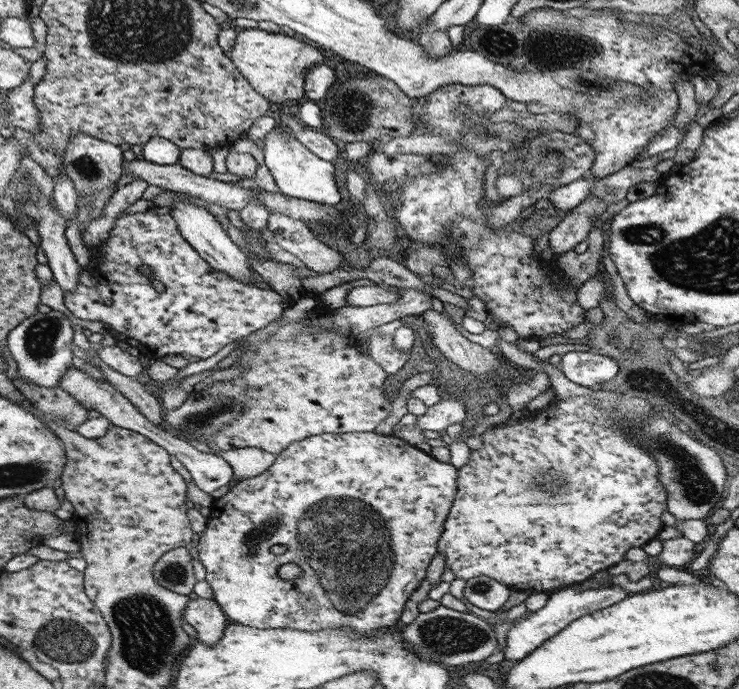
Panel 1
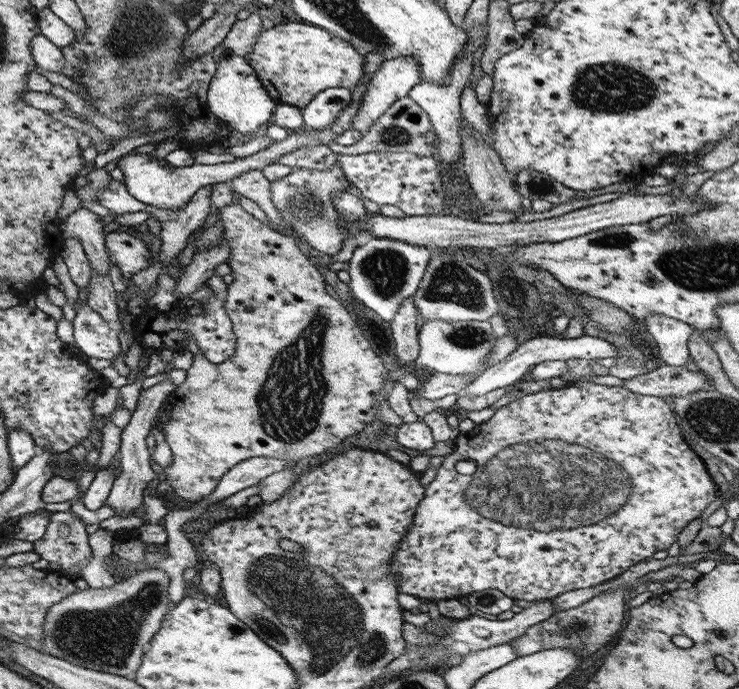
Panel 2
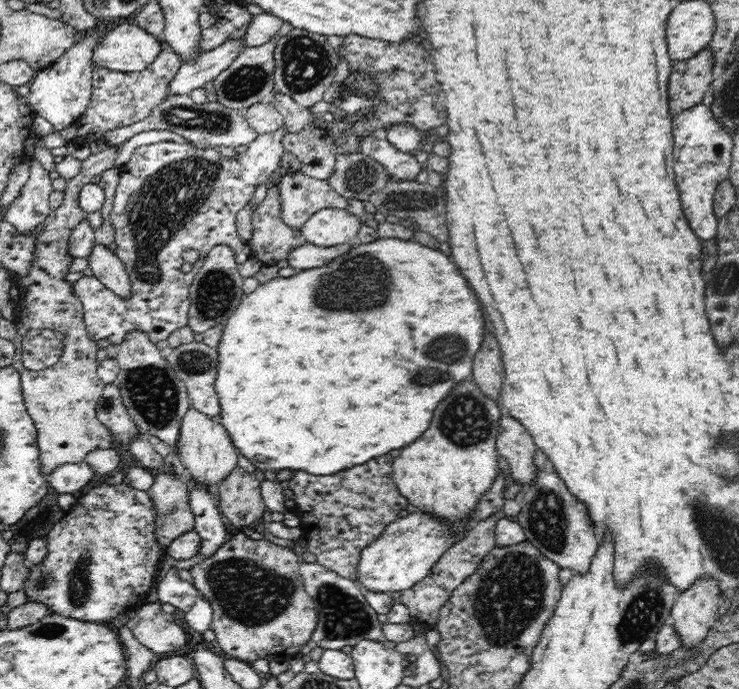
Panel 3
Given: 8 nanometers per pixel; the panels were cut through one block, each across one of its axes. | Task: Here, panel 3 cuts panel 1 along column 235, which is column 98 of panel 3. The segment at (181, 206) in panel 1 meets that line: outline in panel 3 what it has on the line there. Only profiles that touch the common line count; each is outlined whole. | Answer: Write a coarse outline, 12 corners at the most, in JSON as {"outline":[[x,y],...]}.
{"outline":[[96,244],[88,264],[96,280],[122,300],[132,296],[125,264]]}

